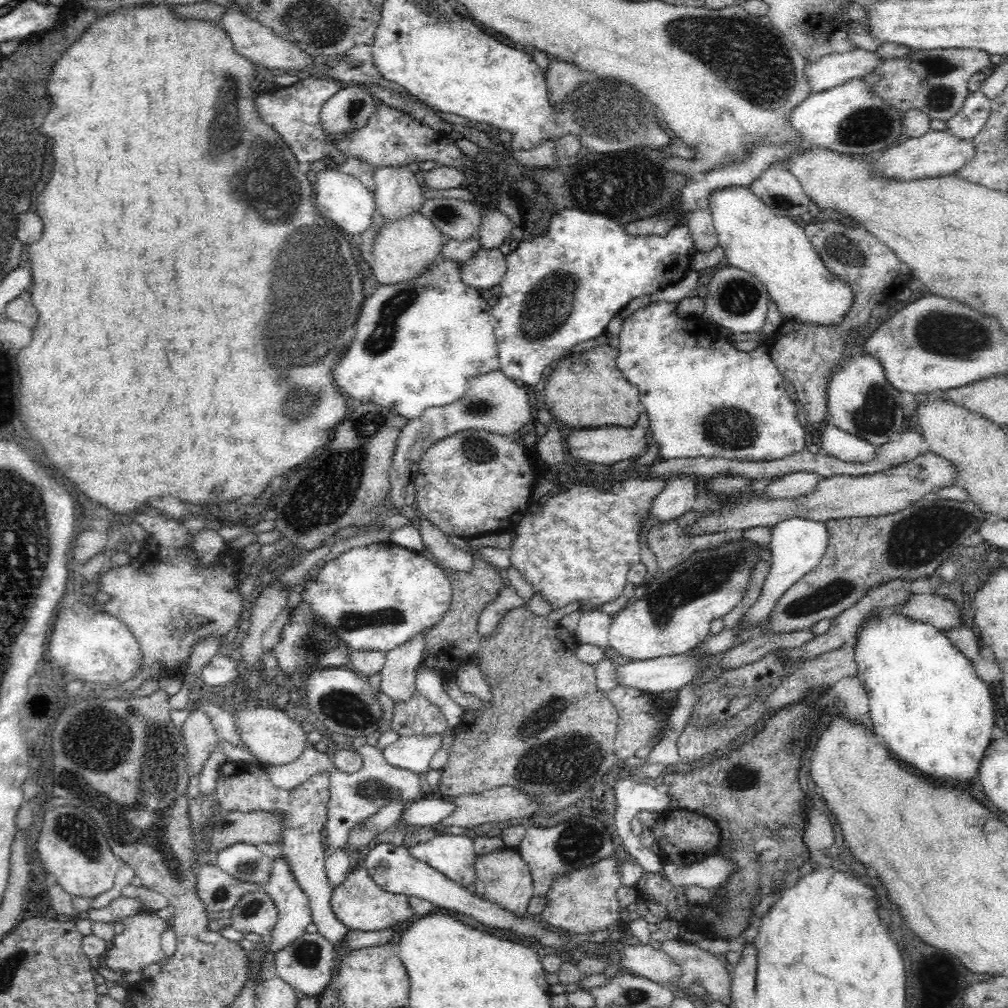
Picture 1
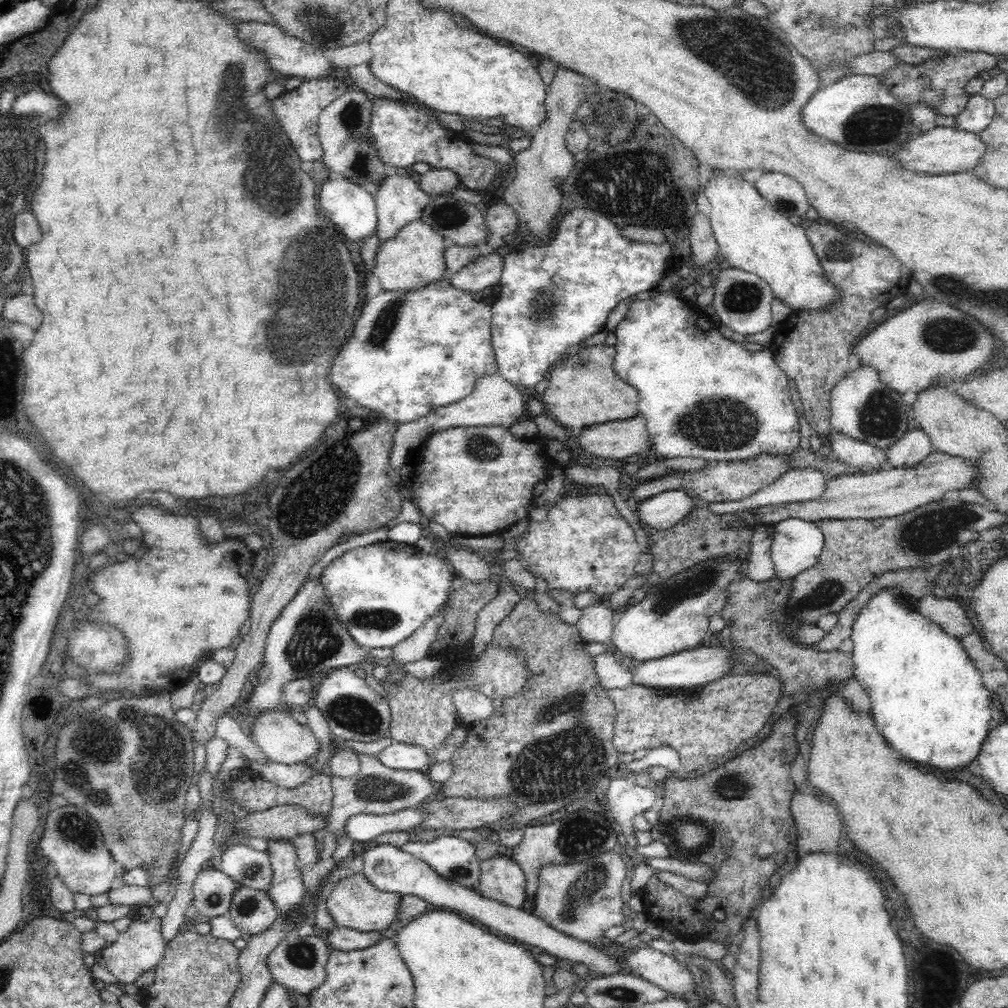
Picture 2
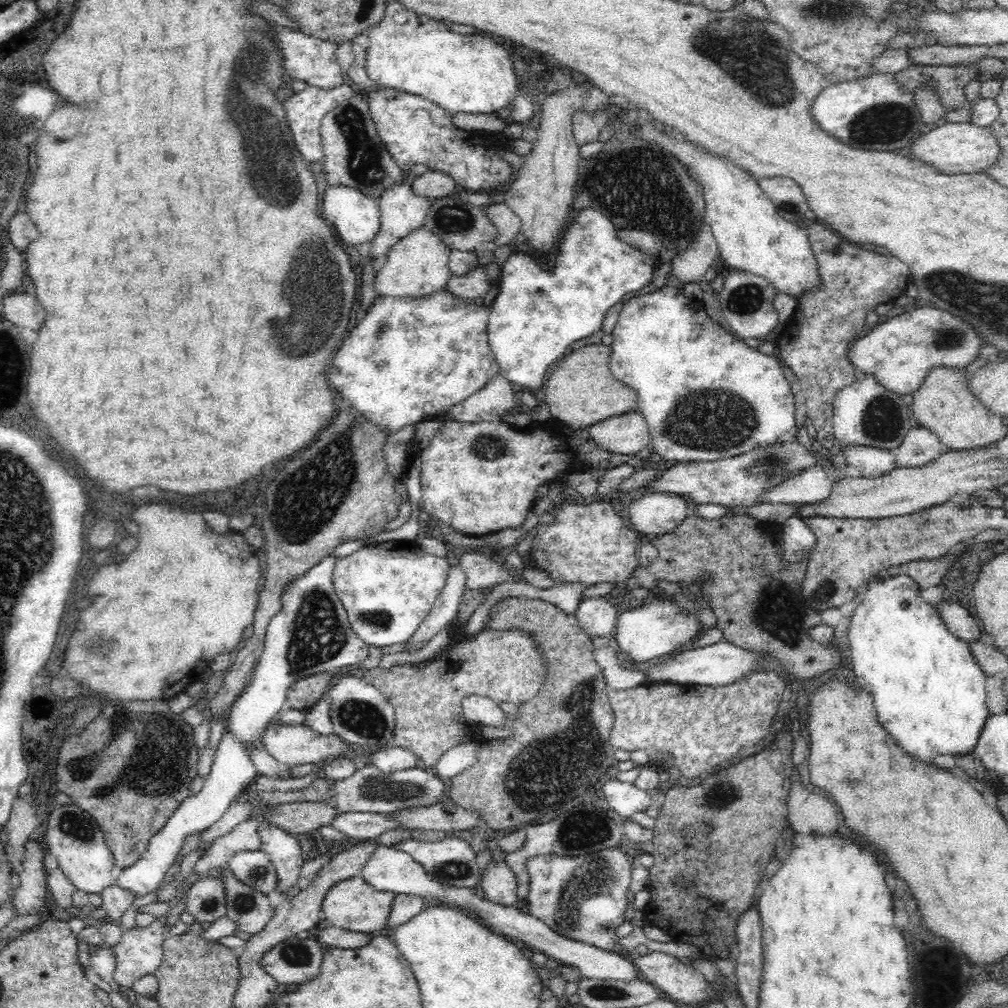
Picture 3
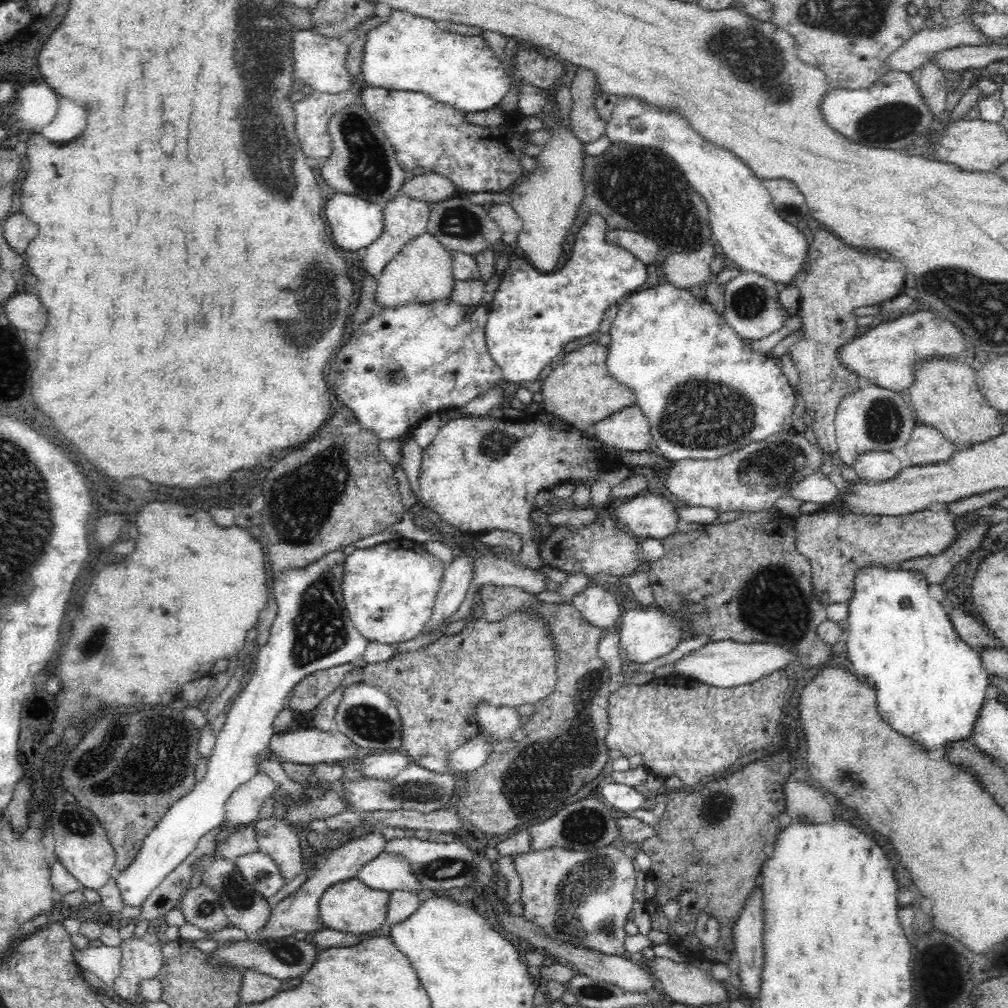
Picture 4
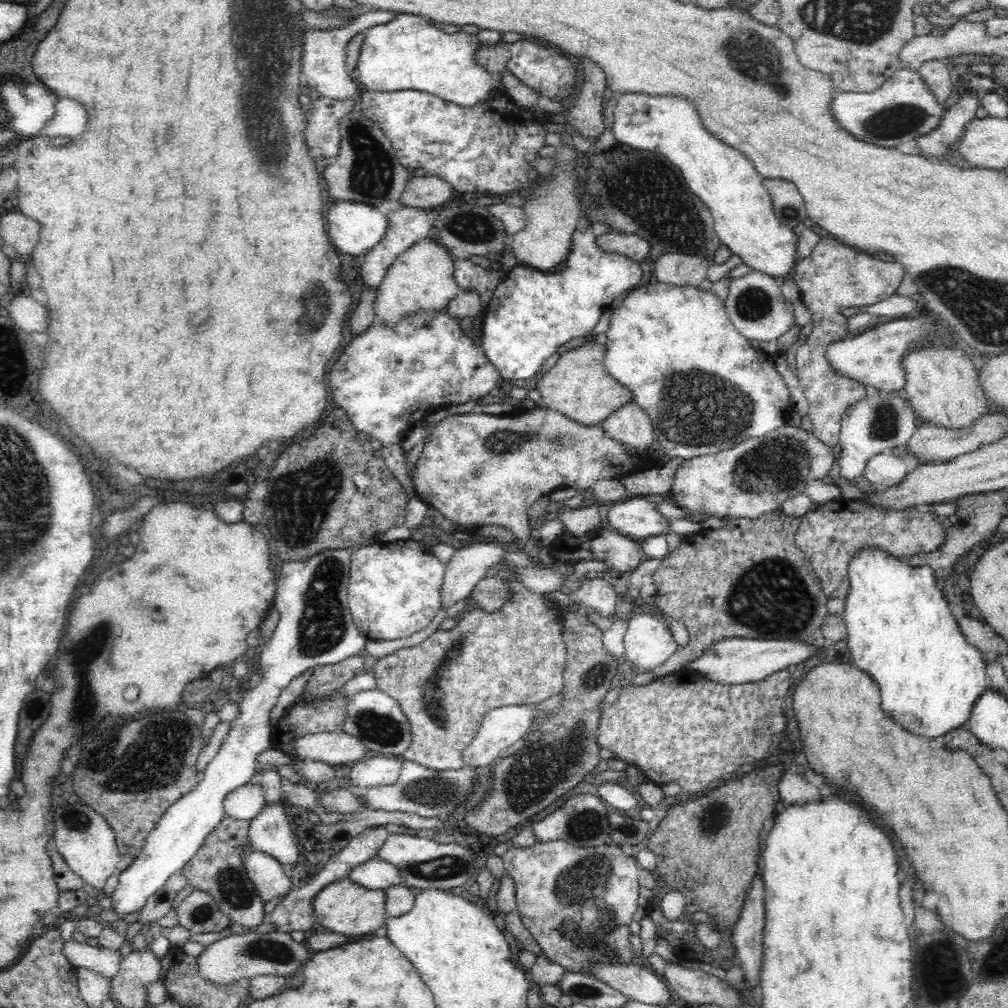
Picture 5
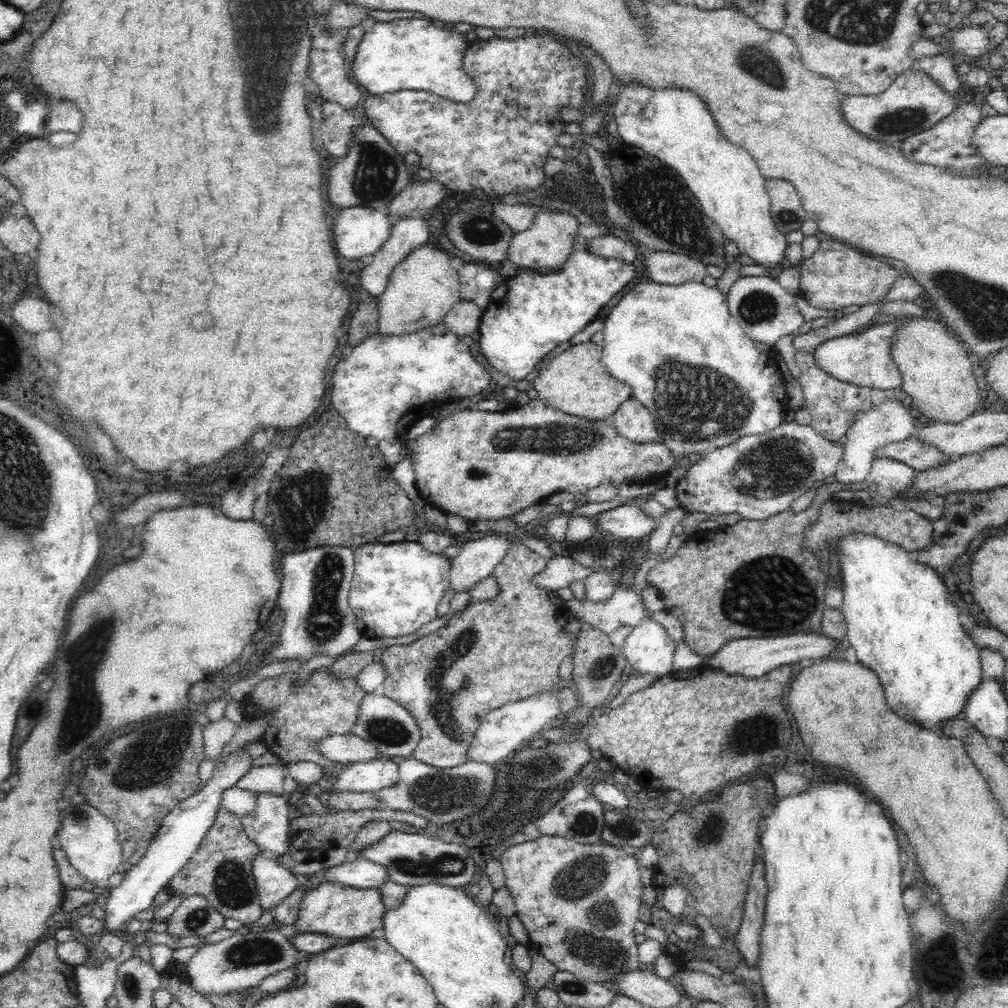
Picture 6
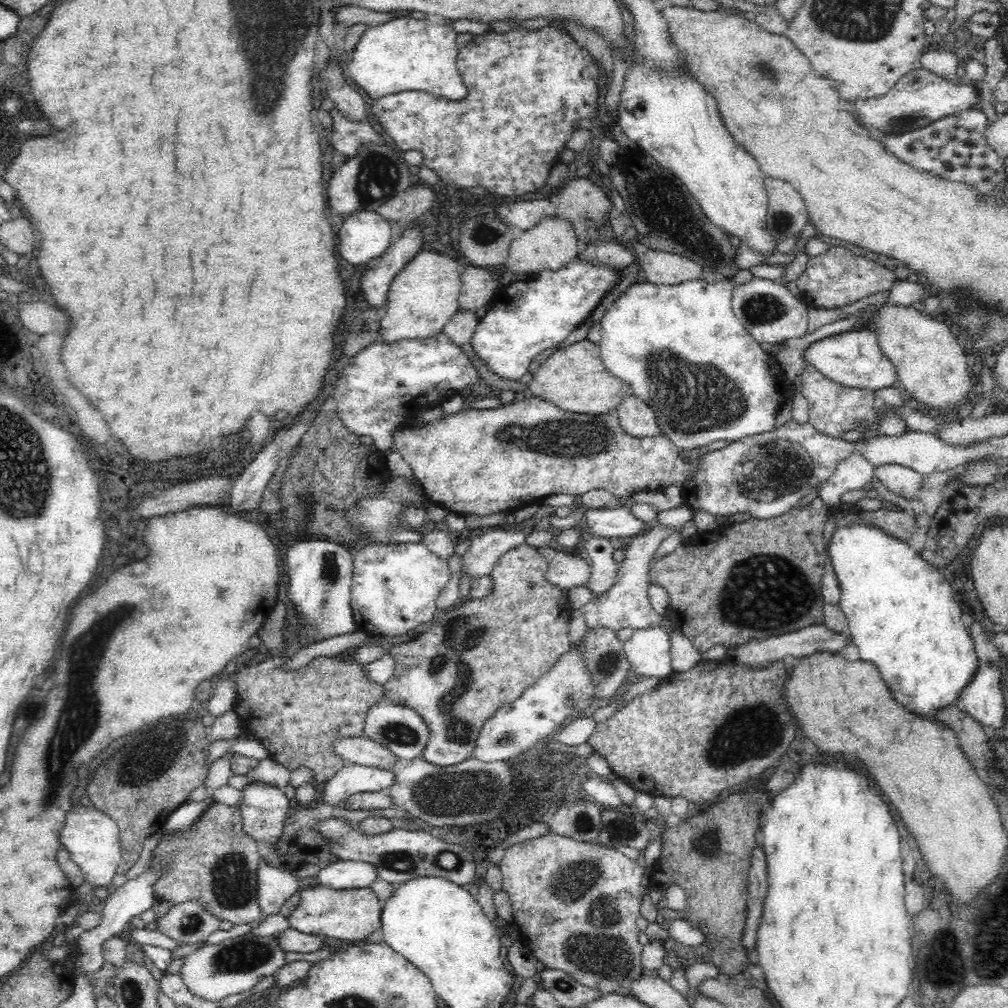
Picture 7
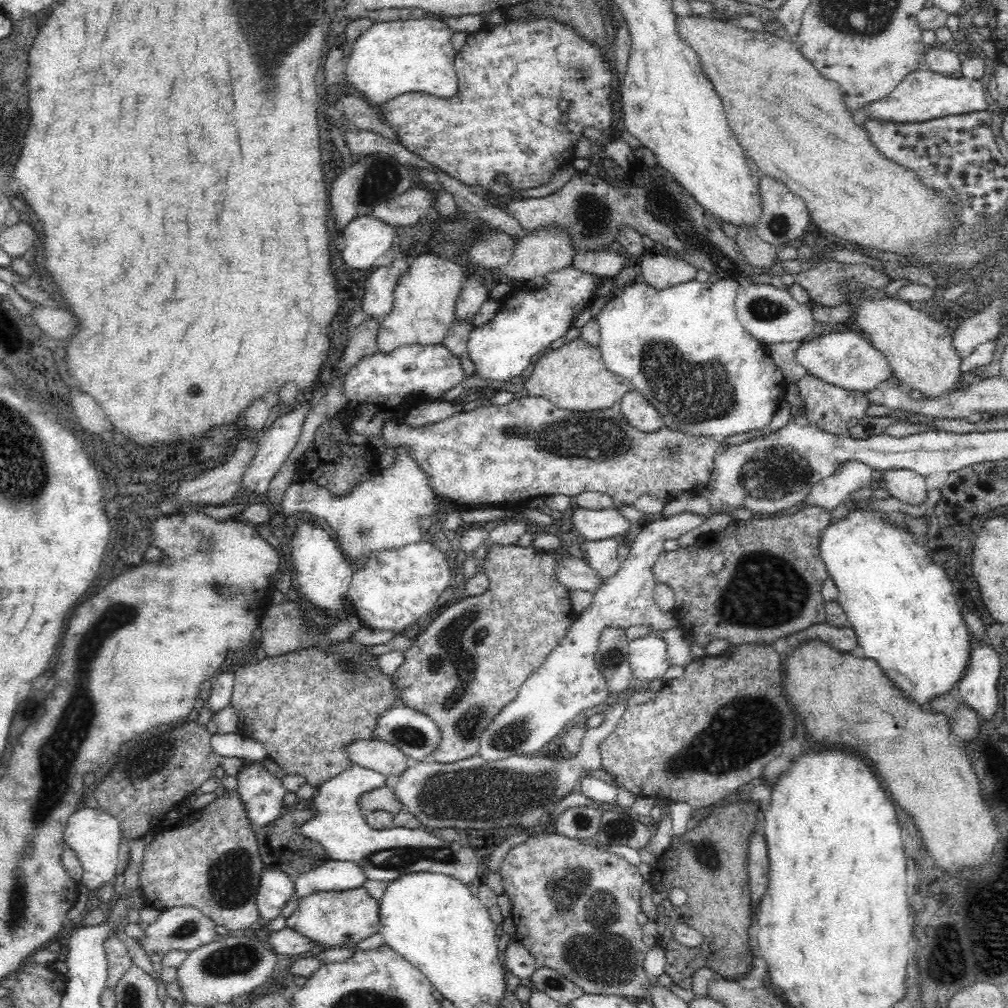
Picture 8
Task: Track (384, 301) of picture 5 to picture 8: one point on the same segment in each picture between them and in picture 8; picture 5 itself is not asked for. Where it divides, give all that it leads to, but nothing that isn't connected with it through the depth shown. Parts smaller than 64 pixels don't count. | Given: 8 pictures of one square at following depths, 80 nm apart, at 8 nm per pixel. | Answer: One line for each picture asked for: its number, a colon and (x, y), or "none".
6: (421, 290)
7: (423, 296)
8: (424, 300)

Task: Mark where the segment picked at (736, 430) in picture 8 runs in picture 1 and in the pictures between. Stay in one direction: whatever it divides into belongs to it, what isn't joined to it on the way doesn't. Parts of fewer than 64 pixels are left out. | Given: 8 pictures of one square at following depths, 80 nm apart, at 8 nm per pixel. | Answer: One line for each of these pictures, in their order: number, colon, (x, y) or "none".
1: (703, 397)
2: (703, 395)
3: (705, 394)
4: (705, 391)
5: (658, 327)
6: (655, 332)
7: (651, 333)

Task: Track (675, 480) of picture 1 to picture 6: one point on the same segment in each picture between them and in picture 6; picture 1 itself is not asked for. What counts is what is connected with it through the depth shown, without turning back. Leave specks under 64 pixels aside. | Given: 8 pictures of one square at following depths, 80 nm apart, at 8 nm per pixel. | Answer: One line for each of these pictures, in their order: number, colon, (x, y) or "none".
2: (666, 510)
3: (659, 514)
4: (646, 515)
5: (637, 518)
6: (624, 522)

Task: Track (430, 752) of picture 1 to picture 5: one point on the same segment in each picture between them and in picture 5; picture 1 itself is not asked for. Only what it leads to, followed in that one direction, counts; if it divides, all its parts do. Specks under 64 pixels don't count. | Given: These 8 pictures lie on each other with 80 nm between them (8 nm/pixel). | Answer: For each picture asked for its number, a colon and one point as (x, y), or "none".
2: (398, 756)
3: (389, 760)
4: (382, 766)
5: (375, 770)

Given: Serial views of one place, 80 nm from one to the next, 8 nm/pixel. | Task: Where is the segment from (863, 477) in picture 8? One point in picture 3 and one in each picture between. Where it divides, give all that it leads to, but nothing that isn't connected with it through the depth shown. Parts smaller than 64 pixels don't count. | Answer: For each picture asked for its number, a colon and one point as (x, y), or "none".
3: (864, 413)
4: (873, 418)
5: (873, 425)
6: (892, 421)
7: (855, 472)

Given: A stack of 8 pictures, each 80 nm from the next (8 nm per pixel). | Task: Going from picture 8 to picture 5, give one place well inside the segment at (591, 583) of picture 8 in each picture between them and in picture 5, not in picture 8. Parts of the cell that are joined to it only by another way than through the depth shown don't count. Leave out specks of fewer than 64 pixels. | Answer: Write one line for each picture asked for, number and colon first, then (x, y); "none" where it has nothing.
5: (542, 581)
6: (560, 572)
7: (566, 570)

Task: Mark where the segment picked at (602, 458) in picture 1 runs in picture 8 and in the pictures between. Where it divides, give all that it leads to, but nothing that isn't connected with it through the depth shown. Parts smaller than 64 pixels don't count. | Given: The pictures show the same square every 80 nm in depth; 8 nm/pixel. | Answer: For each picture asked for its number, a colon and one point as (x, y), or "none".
2: (616, 439)
3: (628, 433)
4: (628, 429)
5: (630, 424)
6: (633, 420)
7: (636, 417)
8: (638, 412)

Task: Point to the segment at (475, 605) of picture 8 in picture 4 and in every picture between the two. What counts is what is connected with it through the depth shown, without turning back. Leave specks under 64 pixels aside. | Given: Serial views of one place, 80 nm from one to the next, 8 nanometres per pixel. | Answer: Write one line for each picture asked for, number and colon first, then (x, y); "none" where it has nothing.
4: (437, 688)
5: (515, 655)
6: (501, 650)
7: (484, 652)

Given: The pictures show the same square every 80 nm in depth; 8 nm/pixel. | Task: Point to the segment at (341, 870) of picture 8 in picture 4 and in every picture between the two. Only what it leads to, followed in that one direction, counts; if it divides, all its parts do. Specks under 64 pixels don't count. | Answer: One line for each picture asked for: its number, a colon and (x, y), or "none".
4: (386, 872)
5: (373, 874)
6: (363, 874)
7: (339, 875)

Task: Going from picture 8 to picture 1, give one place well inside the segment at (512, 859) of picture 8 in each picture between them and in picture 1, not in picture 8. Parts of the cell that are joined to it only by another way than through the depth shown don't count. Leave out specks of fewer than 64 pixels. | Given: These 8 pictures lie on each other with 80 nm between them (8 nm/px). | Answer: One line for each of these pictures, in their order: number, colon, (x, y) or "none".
1: (584, 901)
2: (583, 900)
3: (583, 898)
4: (583, 898)
5: (578, 903)
6: (578, 903)
7: (575, 904)

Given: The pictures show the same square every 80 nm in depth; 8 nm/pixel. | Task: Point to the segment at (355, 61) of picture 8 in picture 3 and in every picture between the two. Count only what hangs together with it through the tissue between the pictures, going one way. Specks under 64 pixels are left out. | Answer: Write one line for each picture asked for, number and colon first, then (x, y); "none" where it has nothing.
3: (411, 53)
4: (408, 53)
5: (408, 53)
6: (413, 54)
7: (404, 55)

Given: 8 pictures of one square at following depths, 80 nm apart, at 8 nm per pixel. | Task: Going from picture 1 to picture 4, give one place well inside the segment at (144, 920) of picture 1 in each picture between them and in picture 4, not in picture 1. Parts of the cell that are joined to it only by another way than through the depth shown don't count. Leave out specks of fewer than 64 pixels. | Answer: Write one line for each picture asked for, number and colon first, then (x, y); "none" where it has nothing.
2: (139, 949)
3: (139, 953)
4: (141, 960)

